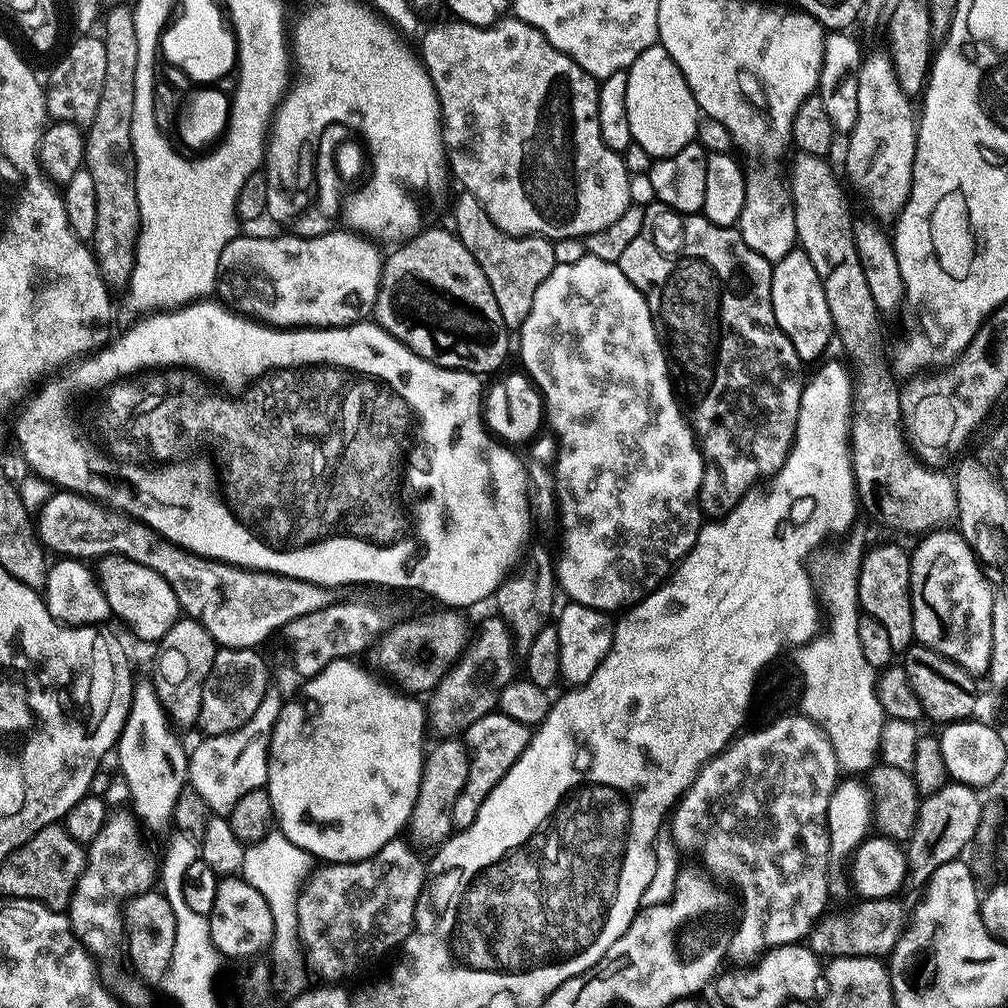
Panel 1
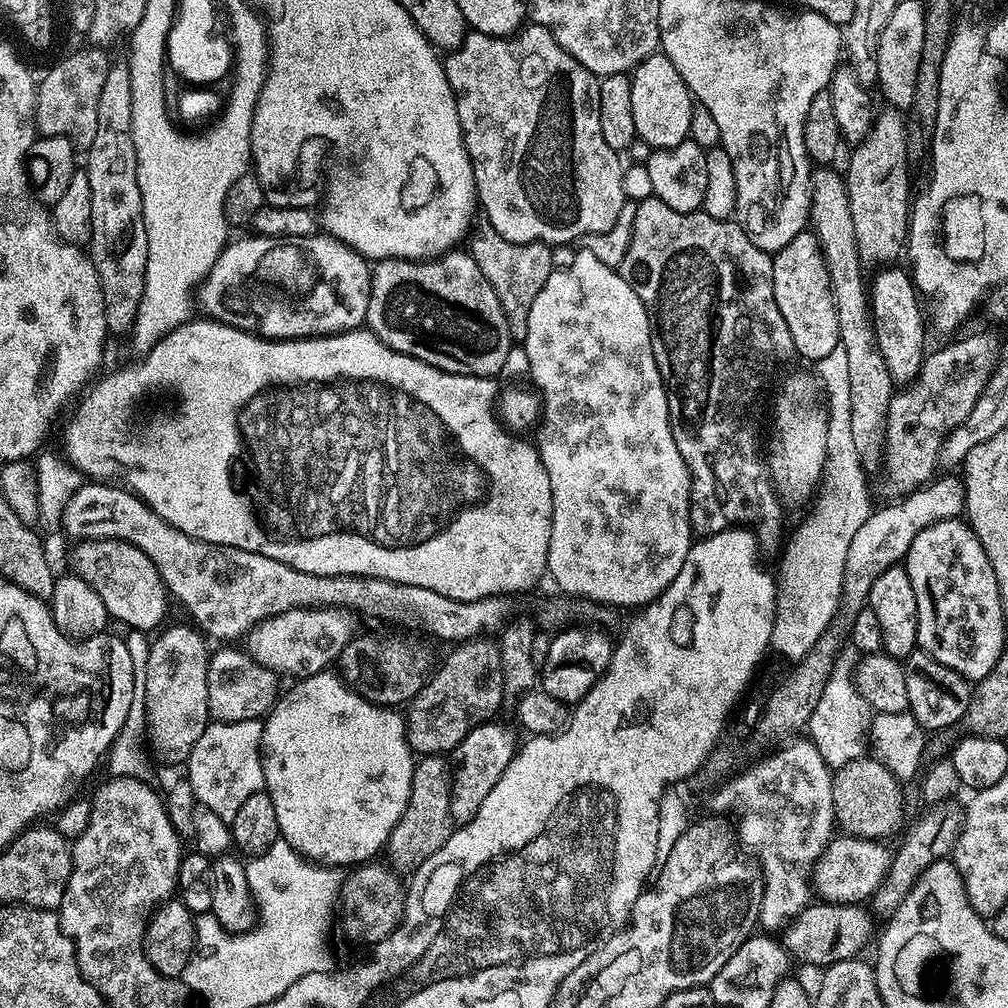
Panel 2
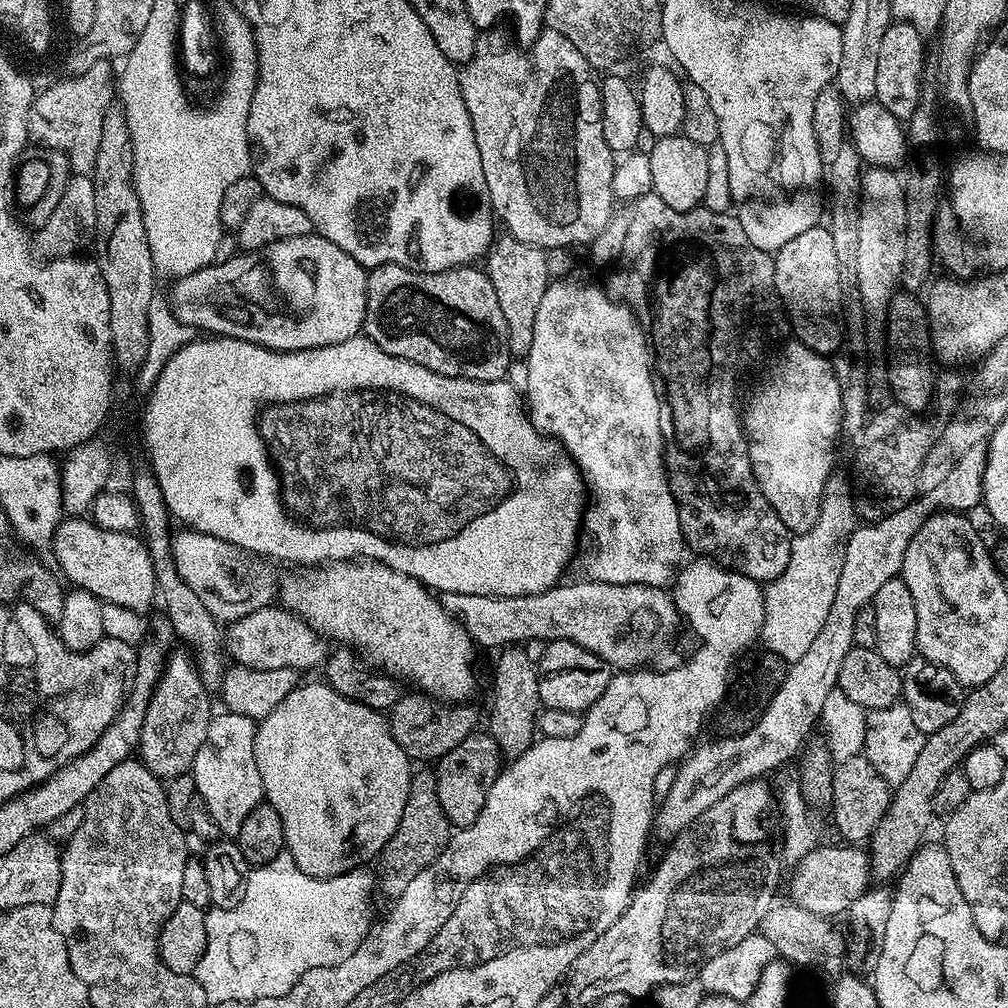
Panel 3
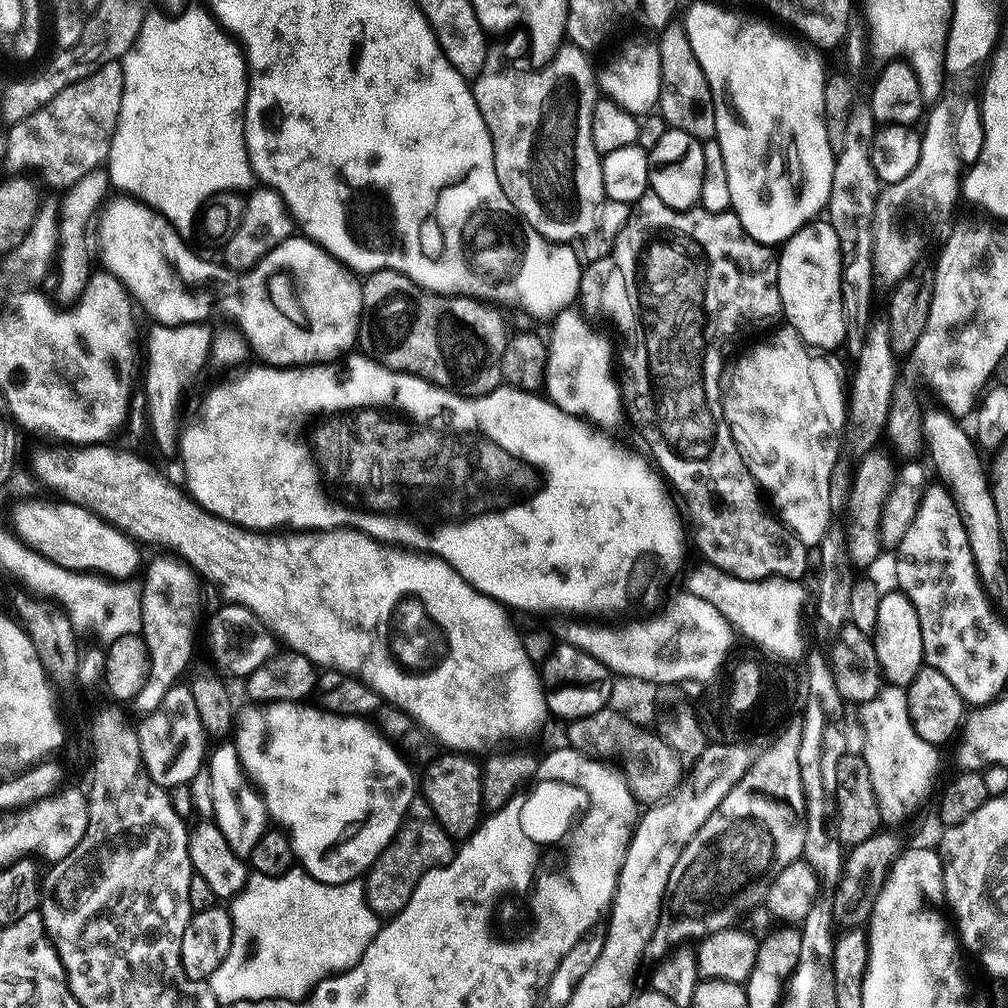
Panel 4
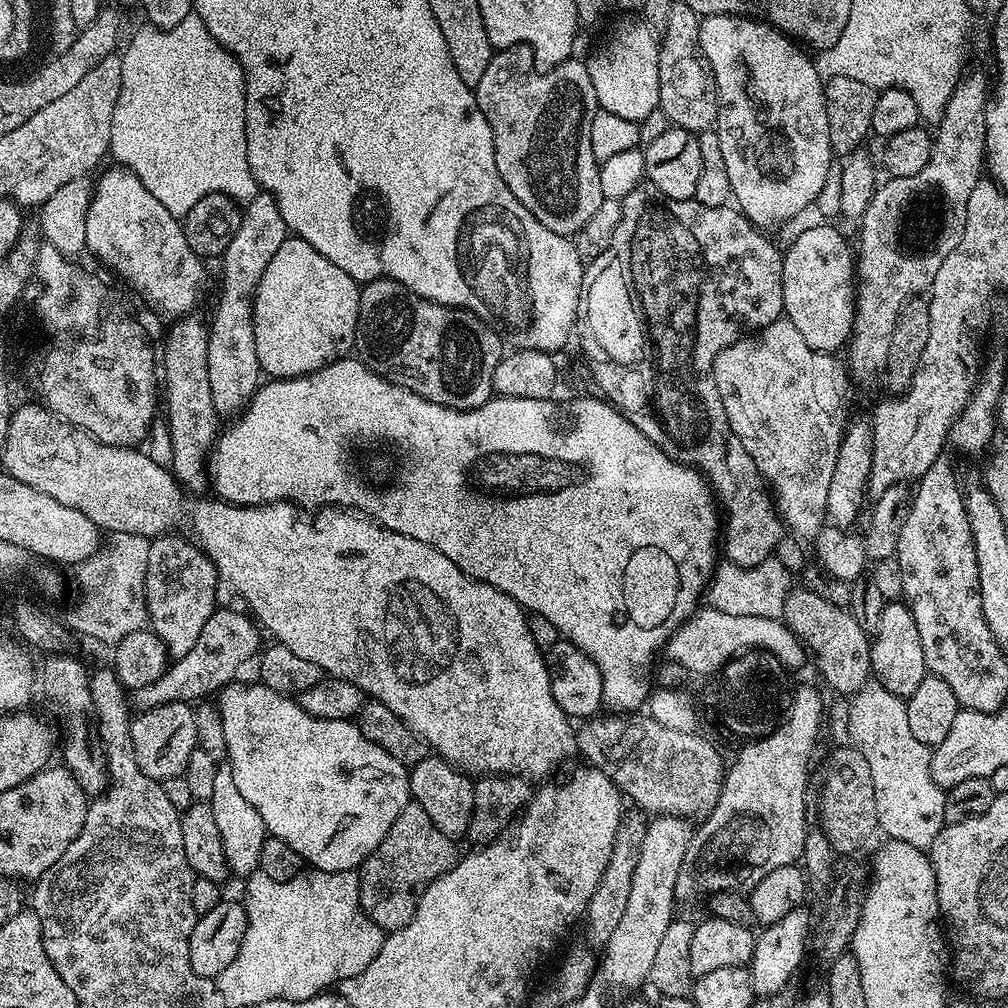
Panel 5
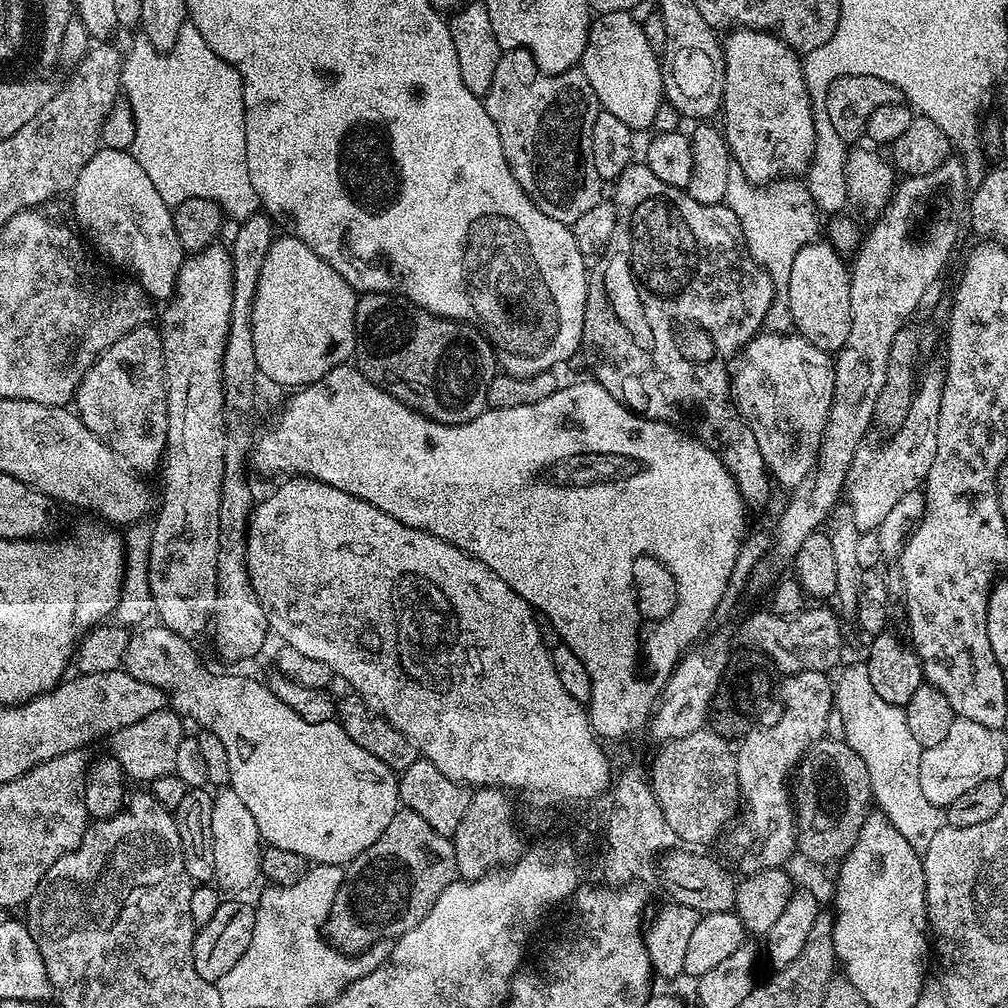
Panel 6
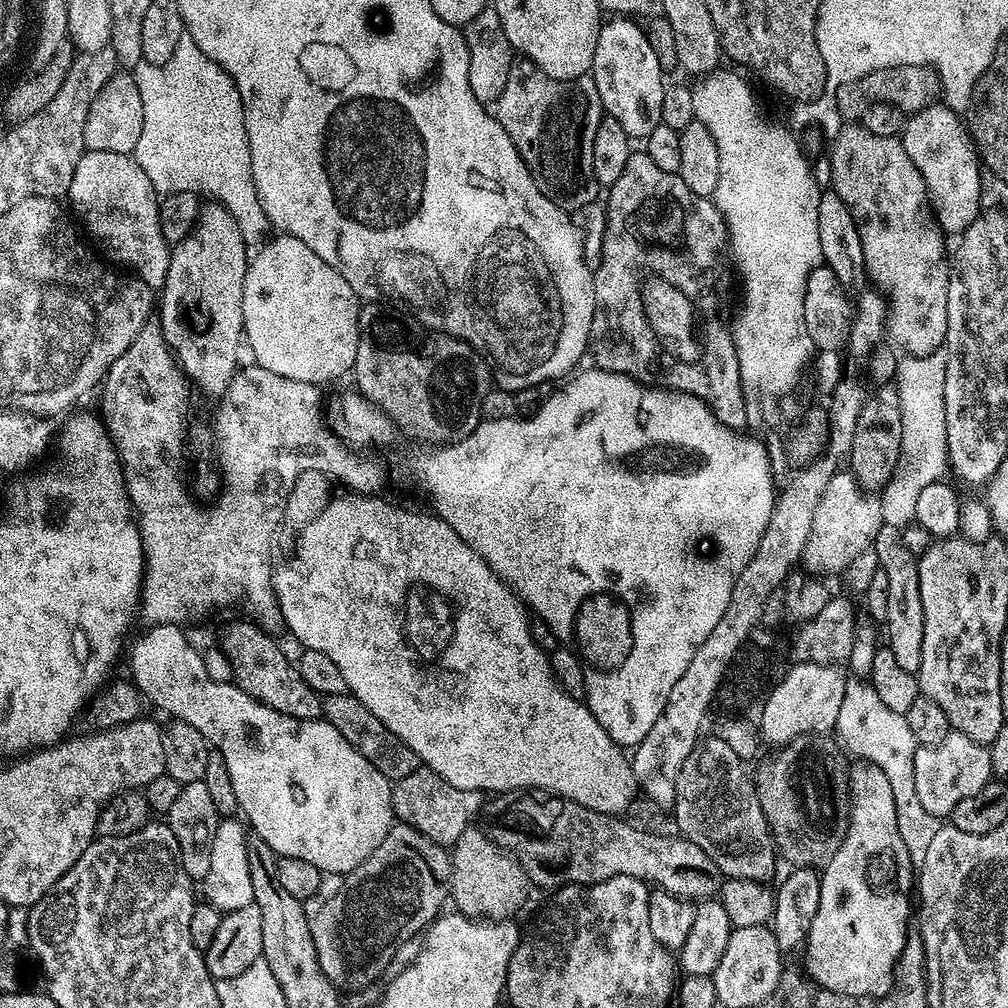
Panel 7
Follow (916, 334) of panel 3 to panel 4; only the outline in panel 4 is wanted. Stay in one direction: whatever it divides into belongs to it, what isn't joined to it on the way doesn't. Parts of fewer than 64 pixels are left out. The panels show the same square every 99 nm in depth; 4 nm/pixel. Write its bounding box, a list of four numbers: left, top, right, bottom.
[920,408,1006,594]

